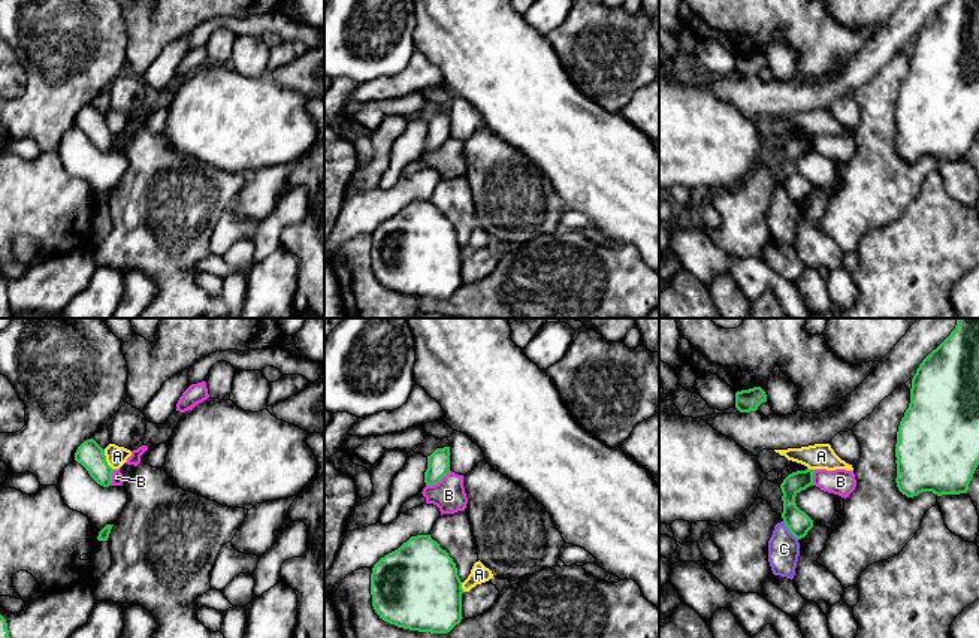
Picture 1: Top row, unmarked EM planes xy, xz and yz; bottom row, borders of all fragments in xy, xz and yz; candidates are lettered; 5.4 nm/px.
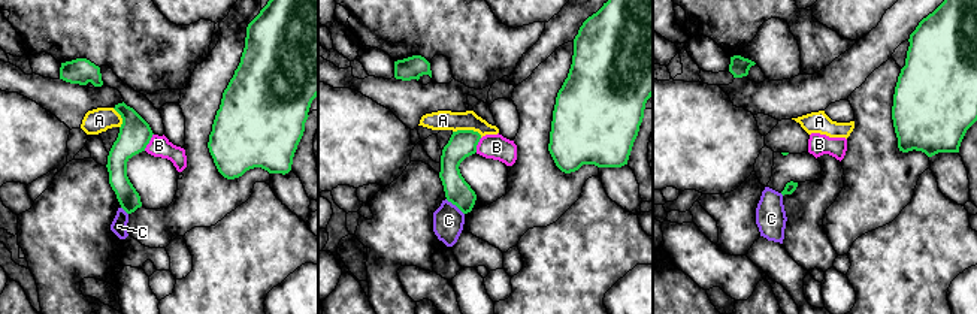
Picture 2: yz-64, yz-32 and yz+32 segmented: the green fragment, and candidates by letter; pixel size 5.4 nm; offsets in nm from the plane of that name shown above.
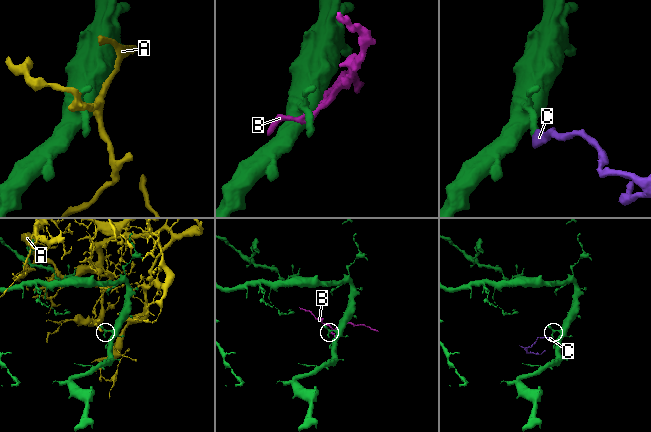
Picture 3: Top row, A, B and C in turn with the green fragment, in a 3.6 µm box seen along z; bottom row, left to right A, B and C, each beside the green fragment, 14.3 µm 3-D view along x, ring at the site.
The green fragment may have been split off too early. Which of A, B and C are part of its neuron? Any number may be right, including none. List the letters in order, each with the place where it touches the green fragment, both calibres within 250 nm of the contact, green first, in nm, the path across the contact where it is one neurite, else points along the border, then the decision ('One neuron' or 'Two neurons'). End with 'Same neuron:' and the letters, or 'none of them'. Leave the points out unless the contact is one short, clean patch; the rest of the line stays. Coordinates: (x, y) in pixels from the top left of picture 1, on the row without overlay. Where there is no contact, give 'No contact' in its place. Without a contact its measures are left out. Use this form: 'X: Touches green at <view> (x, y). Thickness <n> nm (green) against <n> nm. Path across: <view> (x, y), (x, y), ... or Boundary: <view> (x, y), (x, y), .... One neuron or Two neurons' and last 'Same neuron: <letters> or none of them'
A: Touches green at xy (105, 126). Thickness 150 nm (green) against 110 nm. Two neurons
B: Touches green at xz (438, 147). Thickness 130 nm (green) against 180 nm. Boundary: xz (450, 136), (437, 148), (426, 151). Two neurons
C: Touches green at yz (788, 194). Thickness 140 nm (green) against 180 nm. Boundary: yz (782, 187), (797, 205). Two neurons
Same neuron: none of them

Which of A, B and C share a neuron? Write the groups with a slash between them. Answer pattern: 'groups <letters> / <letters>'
groups A / B / C

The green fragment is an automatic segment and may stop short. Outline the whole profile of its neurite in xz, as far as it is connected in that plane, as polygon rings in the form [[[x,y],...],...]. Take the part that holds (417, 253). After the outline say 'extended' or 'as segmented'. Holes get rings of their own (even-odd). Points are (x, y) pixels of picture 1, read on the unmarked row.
[[[430,200],[411,202],[371,239],[375,278],[410,296],[450,297],[463,284],[462,258],[456,229]]] | as segmented

